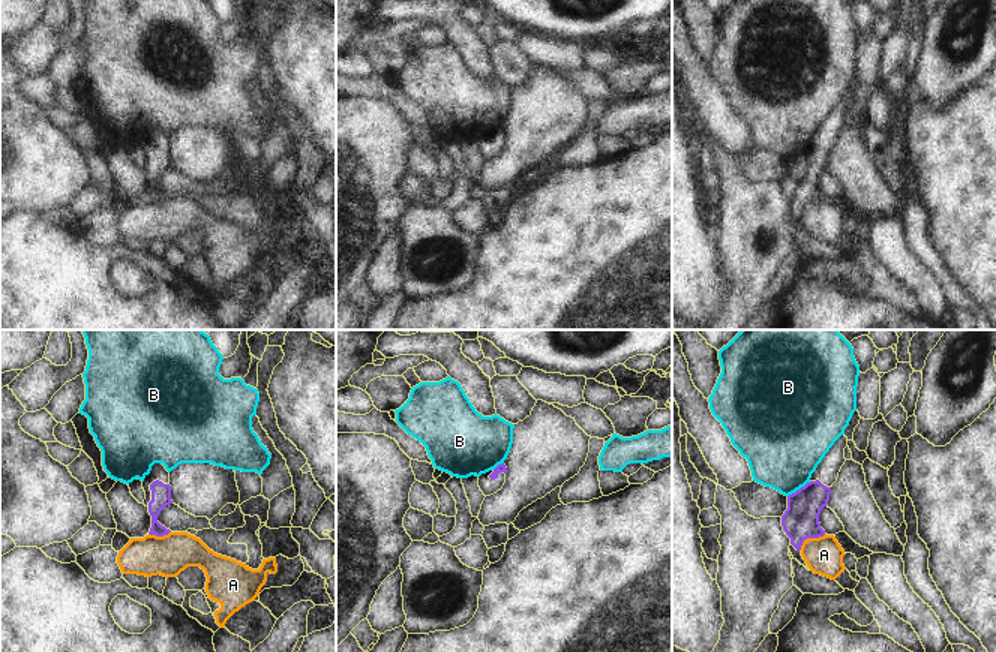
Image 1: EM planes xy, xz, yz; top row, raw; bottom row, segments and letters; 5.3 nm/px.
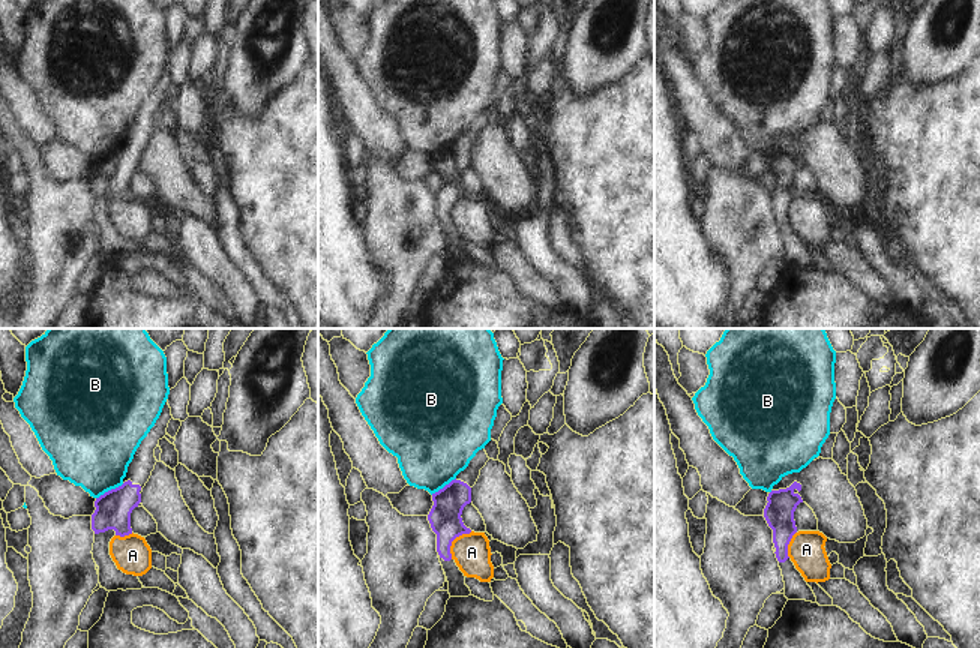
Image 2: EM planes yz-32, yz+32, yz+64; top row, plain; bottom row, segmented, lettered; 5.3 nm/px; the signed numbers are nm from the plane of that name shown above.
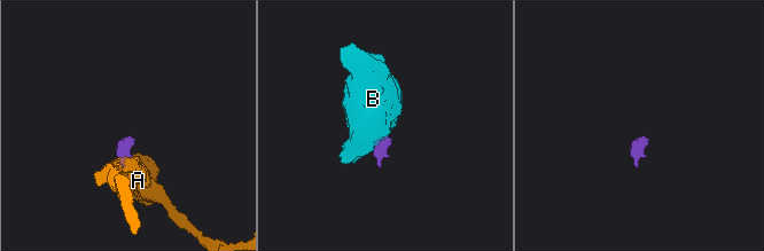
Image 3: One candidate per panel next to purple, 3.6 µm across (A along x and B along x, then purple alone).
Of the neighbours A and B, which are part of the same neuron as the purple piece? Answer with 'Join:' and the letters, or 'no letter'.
Join: no letter

